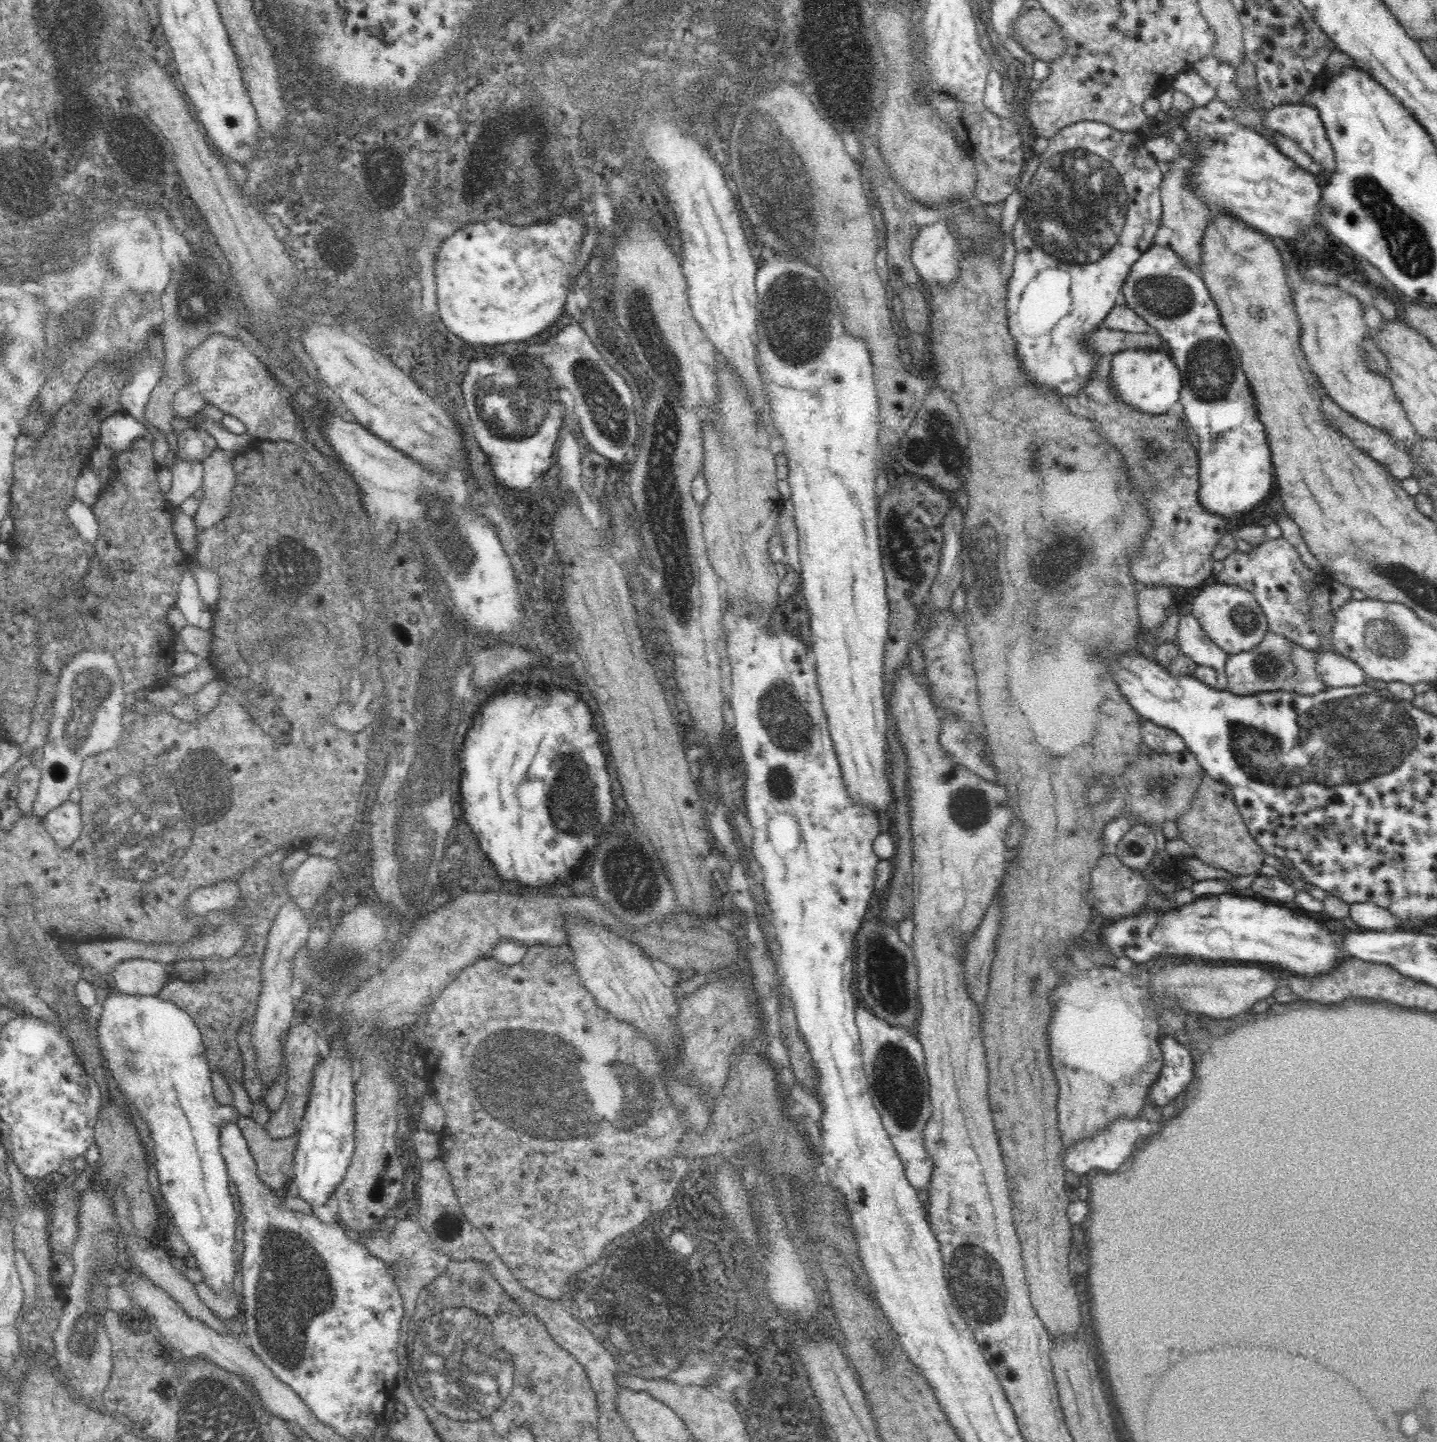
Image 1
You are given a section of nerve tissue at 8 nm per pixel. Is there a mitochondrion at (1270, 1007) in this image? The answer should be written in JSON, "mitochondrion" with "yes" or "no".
{"mitochondrion":"no"}

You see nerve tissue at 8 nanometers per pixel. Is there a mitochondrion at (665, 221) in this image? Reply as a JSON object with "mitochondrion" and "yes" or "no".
{"mitochondrion":"no"}

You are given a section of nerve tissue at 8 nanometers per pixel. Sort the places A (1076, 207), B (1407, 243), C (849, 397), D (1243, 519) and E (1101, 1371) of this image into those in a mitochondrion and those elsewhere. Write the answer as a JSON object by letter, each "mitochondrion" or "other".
{"A":"mitochondrion","B":"mitochondrion","C":"other","D":"other","E":"other"}

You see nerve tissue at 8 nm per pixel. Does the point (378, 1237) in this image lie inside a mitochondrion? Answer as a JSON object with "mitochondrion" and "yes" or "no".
{"mitochondrion":"no"}

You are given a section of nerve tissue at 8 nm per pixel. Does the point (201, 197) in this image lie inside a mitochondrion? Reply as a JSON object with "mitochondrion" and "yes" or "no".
{"mitochondrion":"no"}

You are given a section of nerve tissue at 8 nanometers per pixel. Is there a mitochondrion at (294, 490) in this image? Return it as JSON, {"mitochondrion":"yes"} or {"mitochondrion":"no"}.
{"mitochondrion":"no"}

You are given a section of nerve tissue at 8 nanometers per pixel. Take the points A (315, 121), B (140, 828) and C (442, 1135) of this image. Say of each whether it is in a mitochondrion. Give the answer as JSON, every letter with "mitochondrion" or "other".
{"A":"mitochondrion","B":"mitochondrion","C":"other"}

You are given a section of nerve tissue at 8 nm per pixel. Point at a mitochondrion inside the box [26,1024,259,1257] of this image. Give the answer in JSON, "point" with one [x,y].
{"point":[128,1056]}

